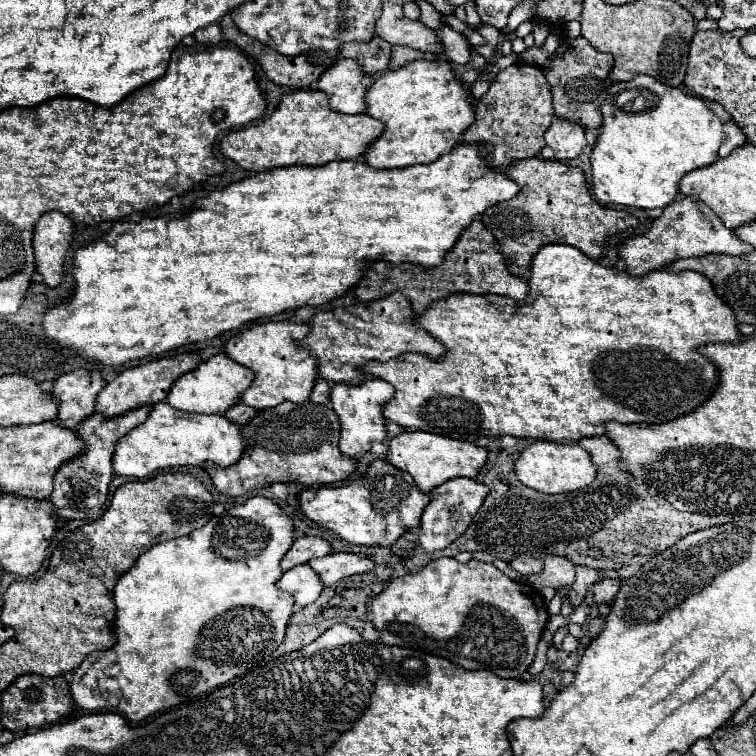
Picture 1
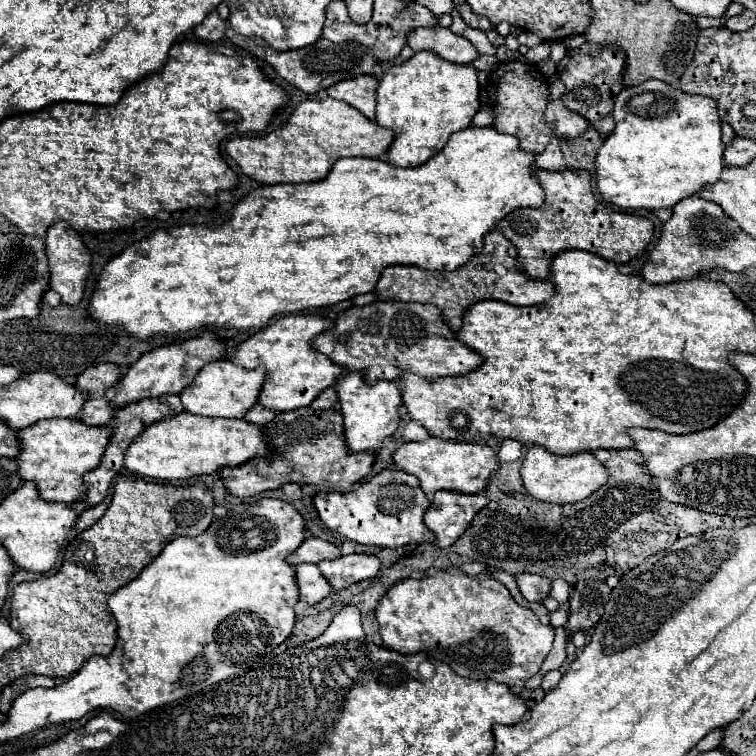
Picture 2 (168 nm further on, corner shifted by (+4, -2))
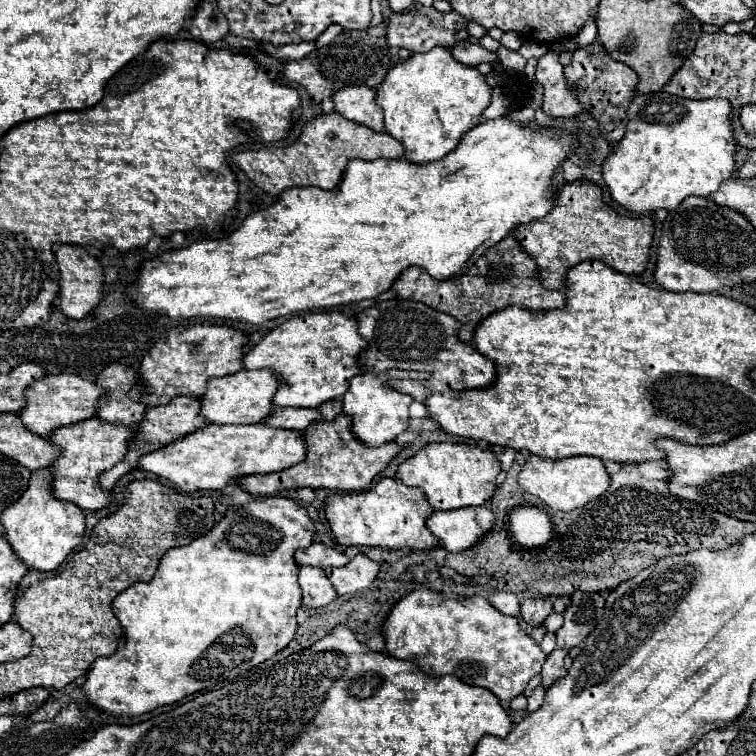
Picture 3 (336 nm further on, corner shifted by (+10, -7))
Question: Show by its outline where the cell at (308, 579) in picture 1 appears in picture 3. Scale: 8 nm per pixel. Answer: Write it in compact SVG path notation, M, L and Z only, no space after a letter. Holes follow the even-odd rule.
M302 566L300 568L300 588L302 588L302 604L308 608L320 608L330 604L338 592L330 586L330 580L322 568Z

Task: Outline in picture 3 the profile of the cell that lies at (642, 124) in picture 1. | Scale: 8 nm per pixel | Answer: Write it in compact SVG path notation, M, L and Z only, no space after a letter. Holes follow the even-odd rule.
M666 92L638 94L628 106L628 128L624 140L616 146L604 162L604 180L612 198L630 212L642 214L658 208L674 210L688 196L710 196L728 180L736 170L738 142L734 138L734 128L730 122L732 106L724 98L710 100L686 100Z

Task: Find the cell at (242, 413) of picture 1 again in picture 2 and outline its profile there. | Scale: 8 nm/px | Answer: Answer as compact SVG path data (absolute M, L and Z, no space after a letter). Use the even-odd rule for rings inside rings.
M256 403L254 407L250 407L250 409L248 409L248 413L244 415L244 421L254 423L254 425L266 425L266 423L270 423L274 417L276 417L276 411L264 409L262 405L258 405L258 403Z

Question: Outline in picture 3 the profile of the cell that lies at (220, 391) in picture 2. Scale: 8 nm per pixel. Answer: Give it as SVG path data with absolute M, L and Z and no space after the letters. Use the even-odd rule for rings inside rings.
M240 370L230 376L212 378L206 396L202 396L202 416L212 424L256 424L272 414L272 398L280 380L270 370Z

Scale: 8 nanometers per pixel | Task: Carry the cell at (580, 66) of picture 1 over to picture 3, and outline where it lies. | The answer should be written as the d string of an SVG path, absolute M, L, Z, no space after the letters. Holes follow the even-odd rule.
M590 44L574 52L574 58L570 66L564 68L564 74L570 82L576 84L580 102L600 122L602 134L606 136L606 140L612 144L618 144L626 134L626 122L628 122L626 108L636 96L636 84L638 84L636 72L628 68L626 64L612 60L600 44Z

